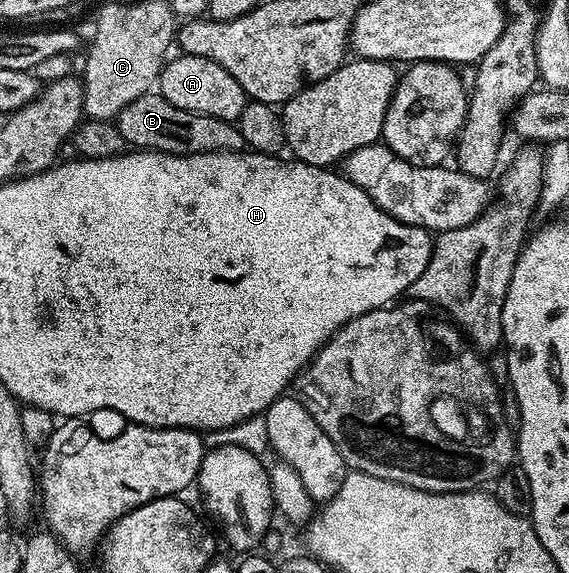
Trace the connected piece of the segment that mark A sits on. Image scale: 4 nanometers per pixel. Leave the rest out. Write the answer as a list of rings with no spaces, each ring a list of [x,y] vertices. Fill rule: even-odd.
[[[184,54],[177,56],[176,60],[168,59],[164,63],[158,76],[158,93],[180,110],[212,116],[215,119],[238,121],[243,108],[249,103],[249,97],[238,85],[237,79],[209,58]]]

